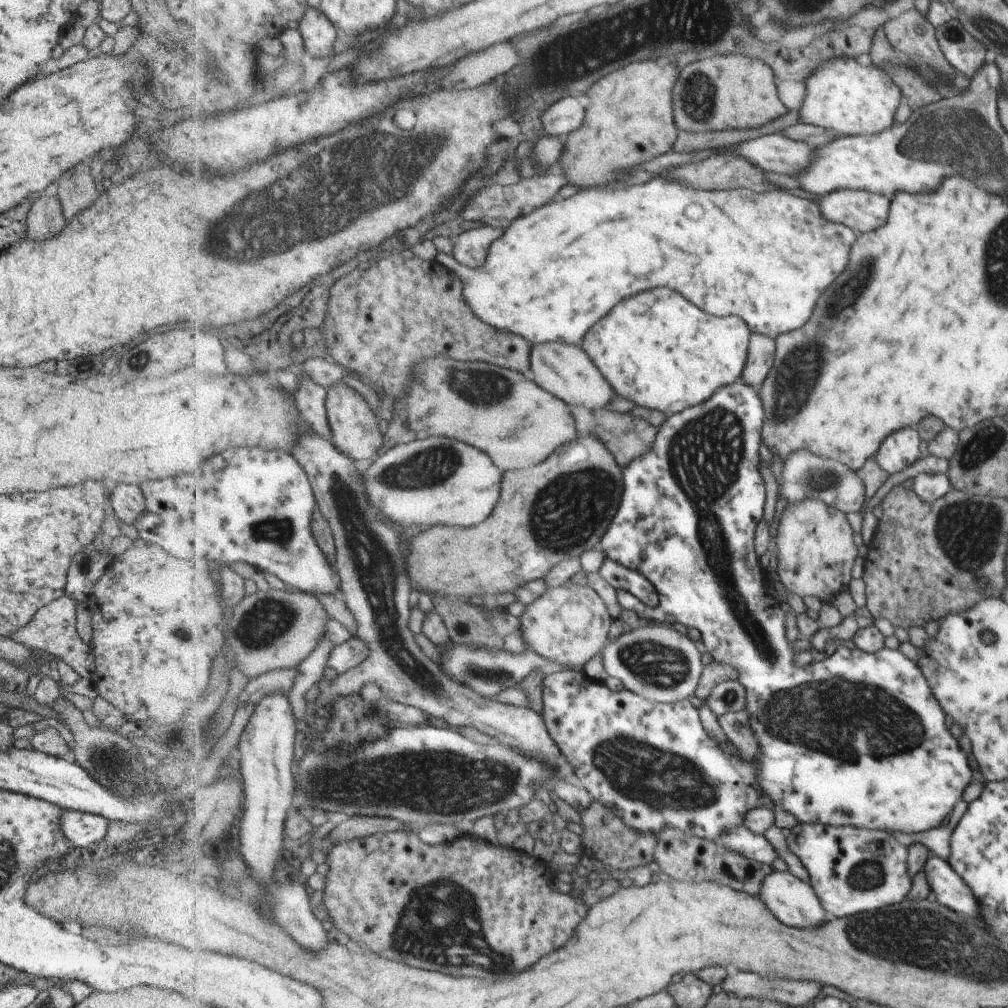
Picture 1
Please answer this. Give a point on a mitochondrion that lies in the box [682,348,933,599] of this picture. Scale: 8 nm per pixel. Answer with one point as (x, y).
(817, 477)

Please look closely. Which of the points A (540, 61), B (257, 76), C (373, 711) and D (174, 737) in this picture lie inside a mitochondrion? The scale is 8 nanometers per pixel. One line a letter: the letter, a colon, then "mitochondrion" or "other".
A: mitochondrion
B: other
C: other
D: other

